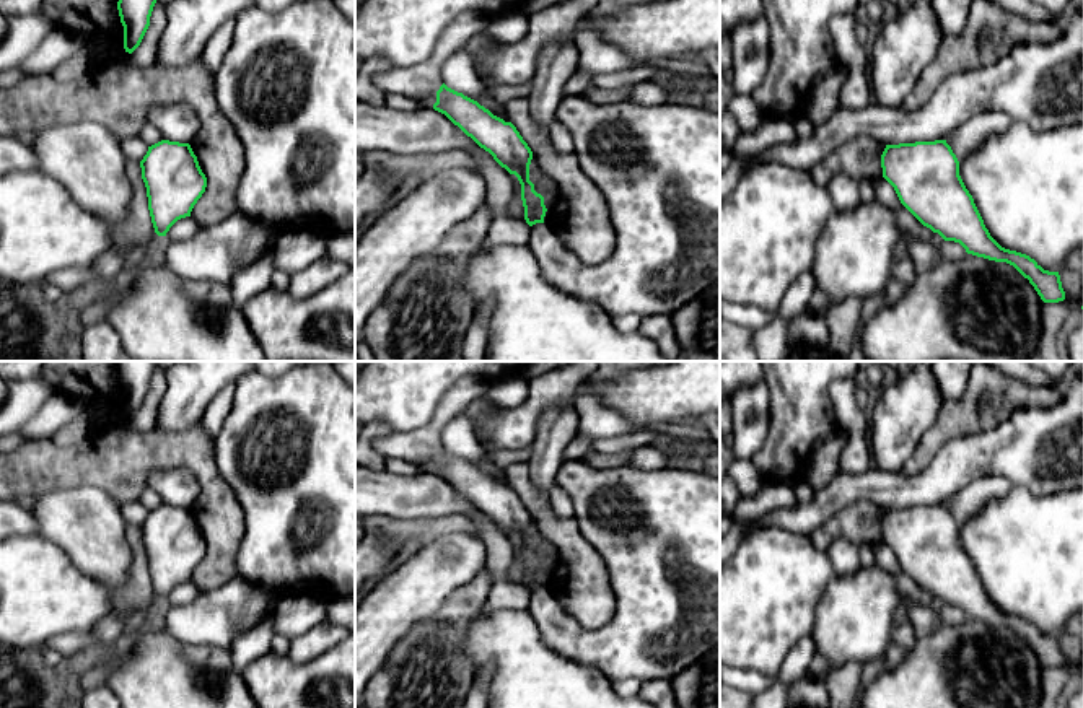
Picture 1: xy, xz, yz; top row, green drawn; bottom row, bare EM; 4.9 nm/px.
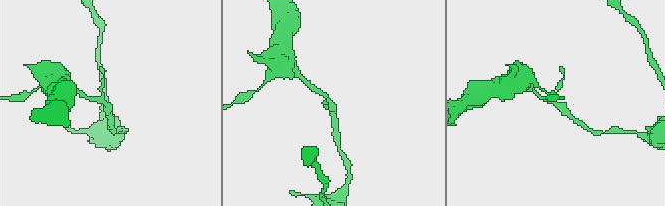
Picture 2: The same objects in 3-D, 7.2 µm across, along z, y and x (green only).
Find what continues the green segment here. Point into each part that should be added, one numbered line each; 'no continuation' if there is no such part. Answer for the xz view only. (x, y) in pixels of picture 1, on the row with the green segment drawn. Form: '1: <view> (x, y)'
no continuation

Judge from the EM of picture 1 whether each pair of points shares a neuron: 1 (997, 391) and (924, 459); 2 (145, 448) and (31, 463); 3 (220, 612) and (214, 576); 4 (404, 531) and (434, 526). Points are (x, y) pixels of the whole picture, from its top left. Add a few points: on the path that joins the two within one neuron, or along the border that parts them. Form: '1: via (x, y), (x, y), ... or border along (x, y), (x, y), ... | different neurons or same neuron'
1: via (977, 409), (956, 419), (935, 440) | same neuron
2: via (118, 458), (90, 463), (59, 463) | same neuron
3: border along (235, 576), (214, 590), (201, 593) | different neurons
4: via (411, 529), (427, 529) | same neuron

